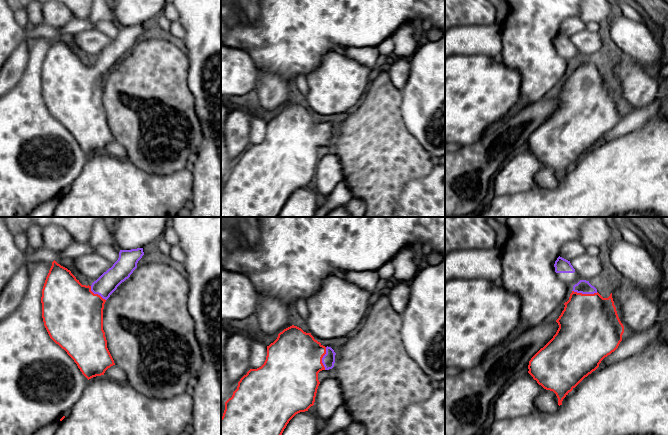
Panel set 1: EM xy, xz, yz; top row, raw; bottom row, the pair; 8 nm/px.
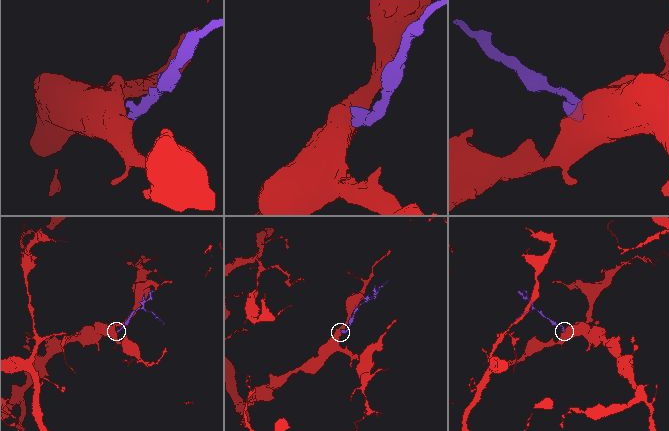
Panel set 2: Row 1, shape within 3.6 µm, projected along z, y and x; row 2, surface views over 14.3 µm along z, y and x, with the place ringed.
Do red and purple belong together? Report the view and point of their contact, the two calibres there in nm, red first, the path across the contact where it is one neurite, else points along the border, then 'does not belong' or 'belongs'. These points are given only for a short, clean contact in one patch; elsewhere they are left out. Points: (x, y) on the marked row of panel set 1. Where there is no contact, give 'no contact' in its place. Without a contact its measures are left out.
meets red in yz at (585, 294); 480 nm thick on the red side, 110 nm on the other; runs through yz (589, 324), (585, 294), (583, 286); belongs

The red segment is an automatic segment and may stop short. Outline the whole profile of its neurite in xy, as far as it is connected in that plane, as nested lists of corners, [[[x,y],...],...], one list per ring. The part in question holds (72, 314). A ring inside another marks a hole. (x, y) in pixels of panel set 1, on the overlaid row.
[[[143,248],[120,250],[118,260],[91,286],[82,285],[70,270],[55,260],[52,262],[42,289],[44,326],[50,338],[67,352],[88,380],[104,375],[108,368],[115,365],[103,330],[104,304],[117,287],[130,277],[143,255]]]

